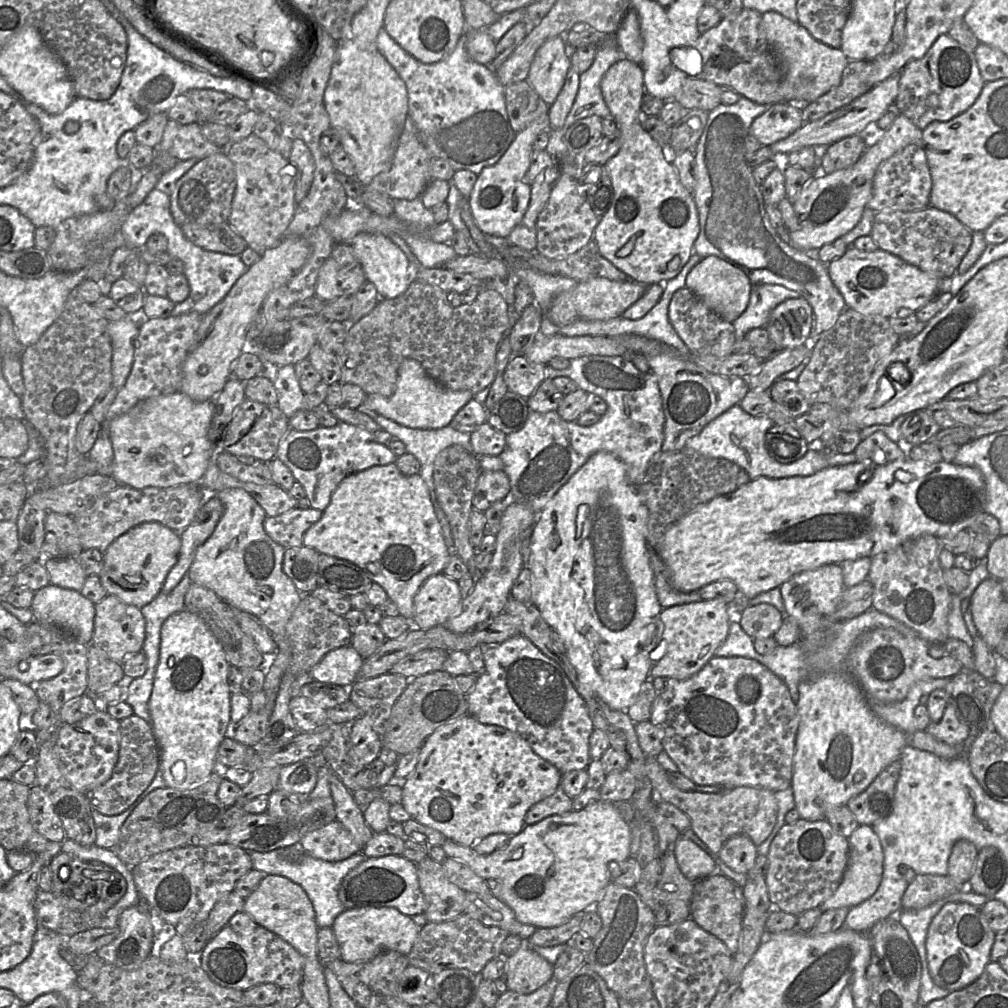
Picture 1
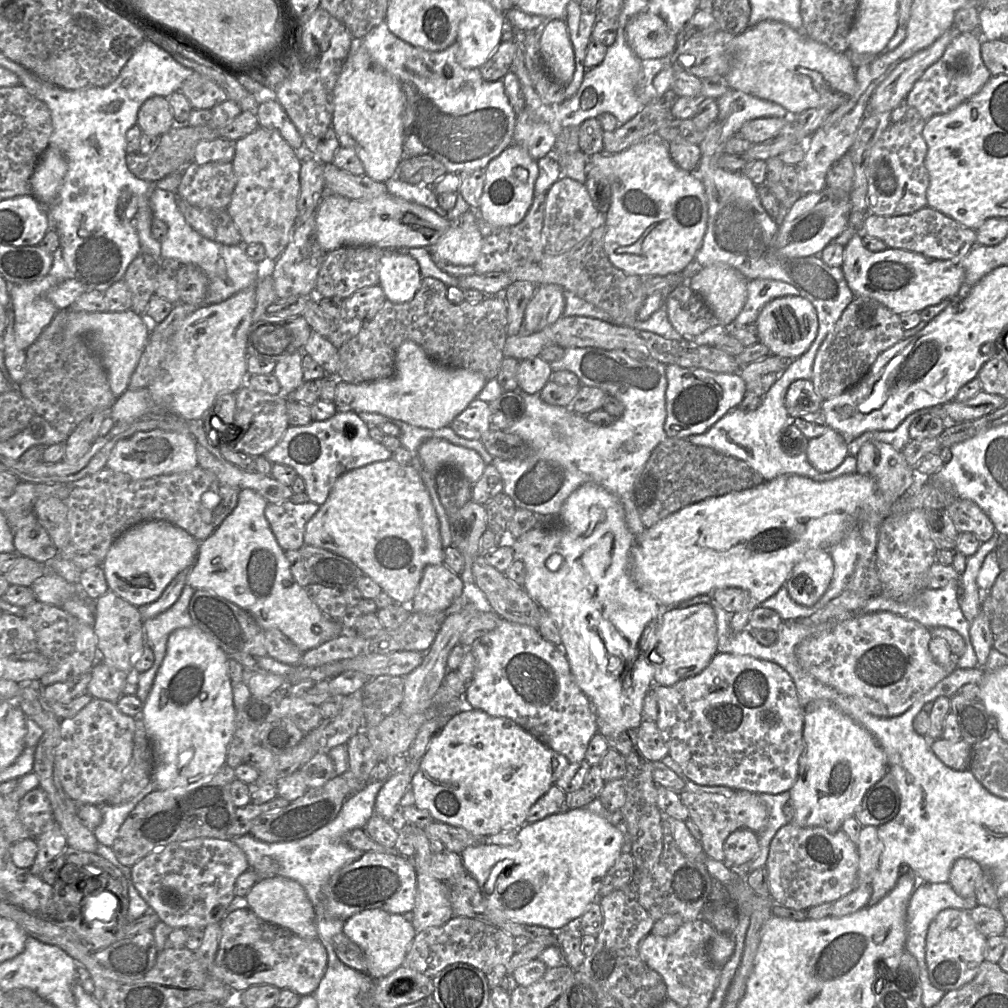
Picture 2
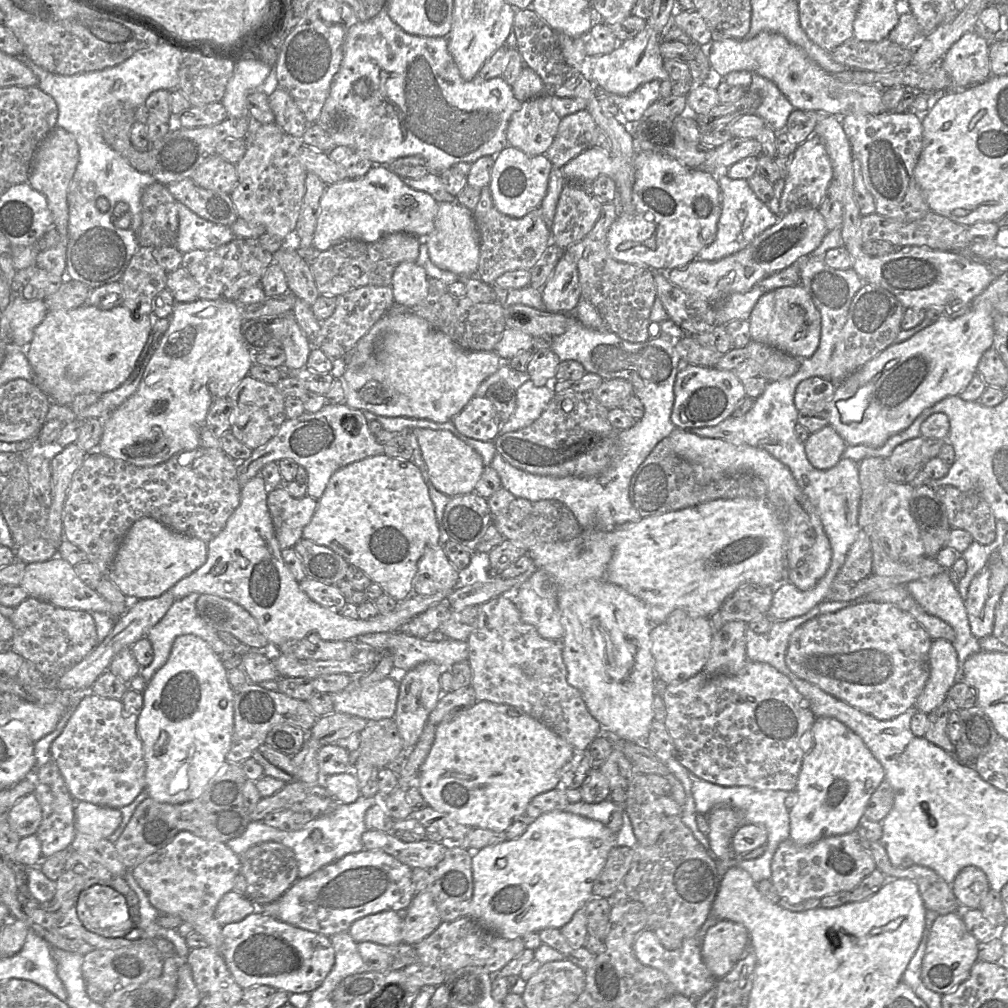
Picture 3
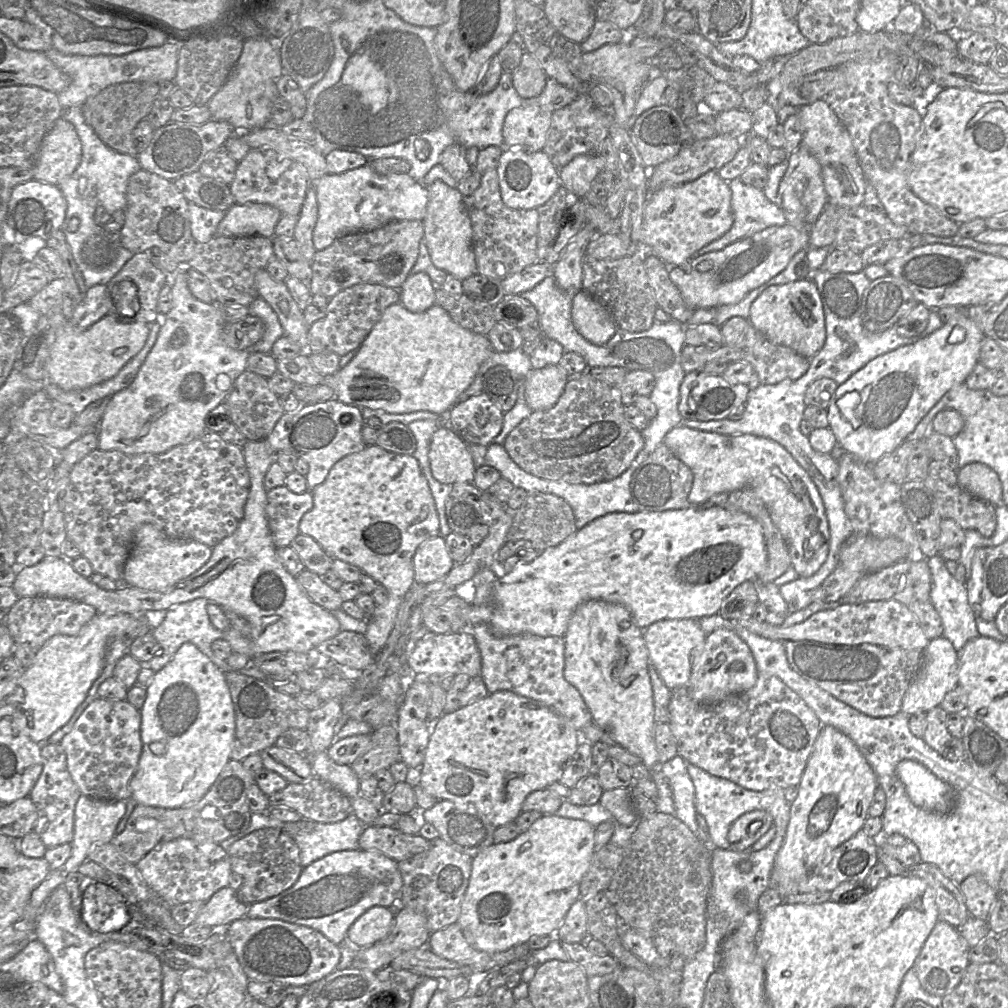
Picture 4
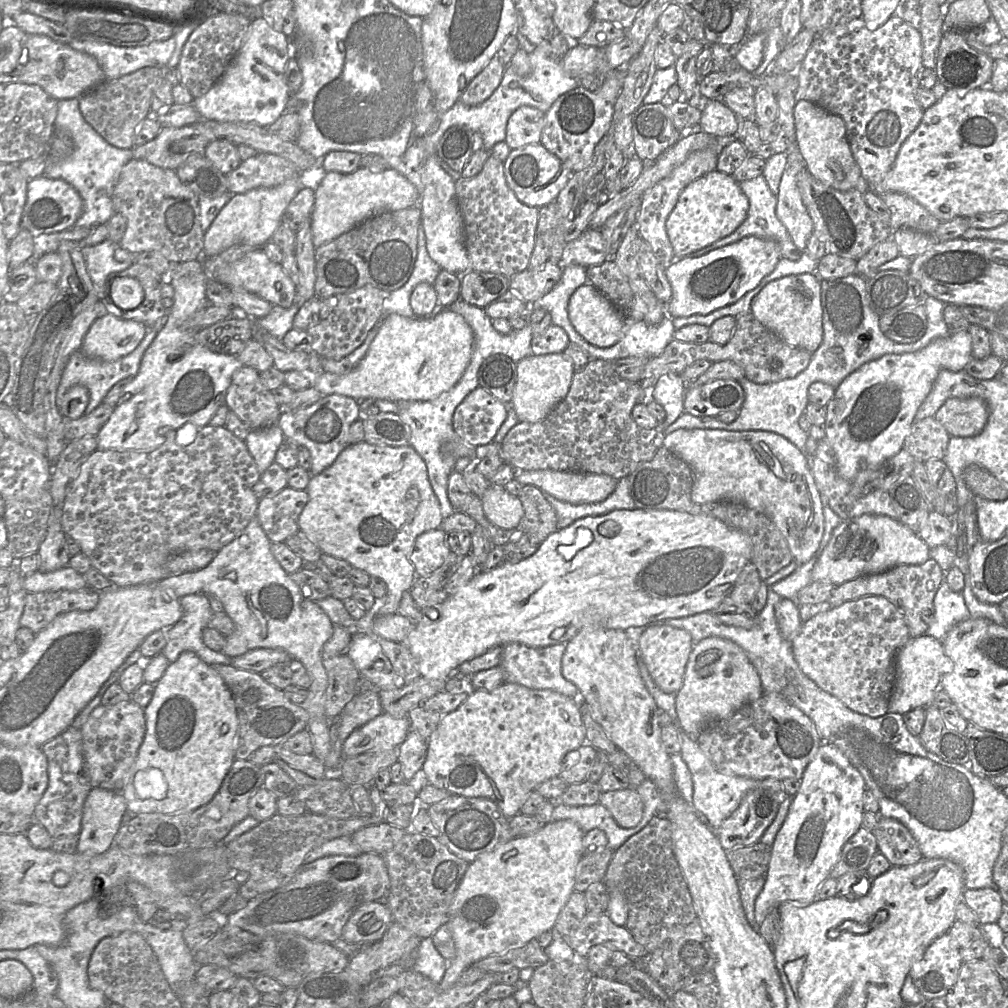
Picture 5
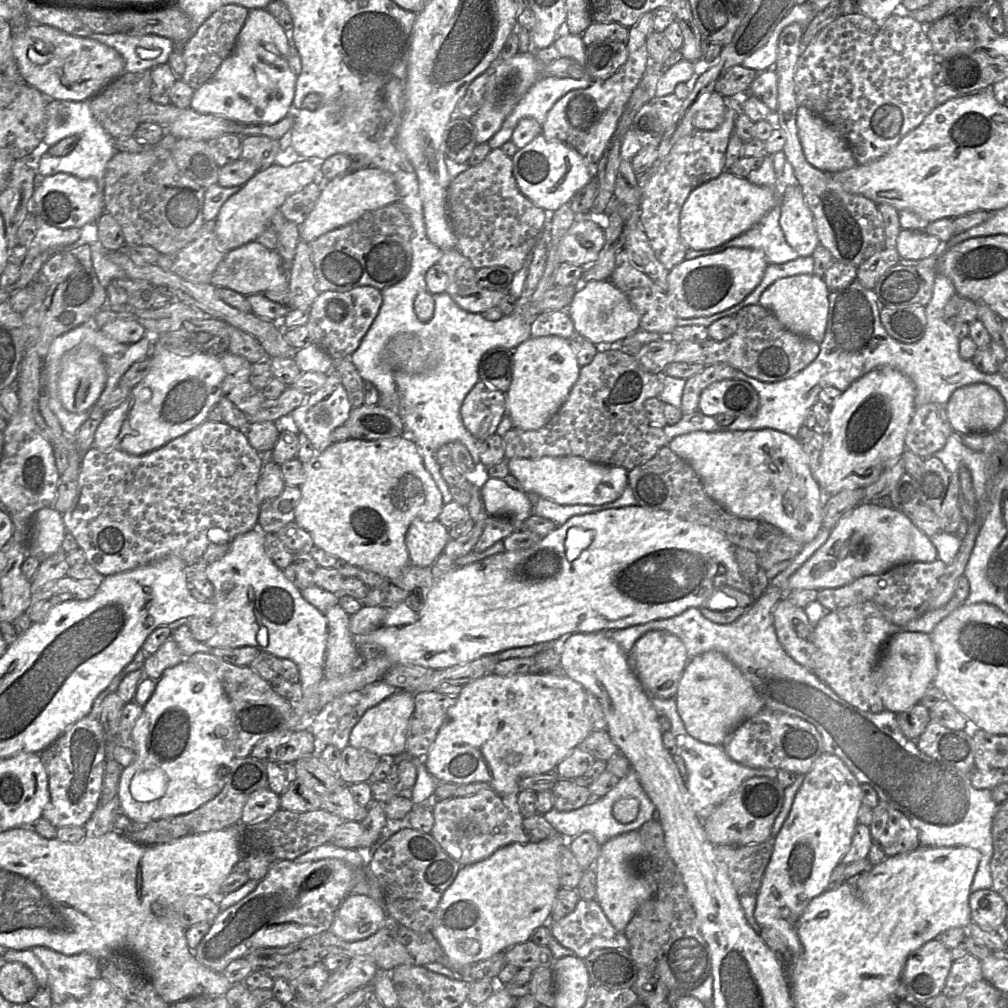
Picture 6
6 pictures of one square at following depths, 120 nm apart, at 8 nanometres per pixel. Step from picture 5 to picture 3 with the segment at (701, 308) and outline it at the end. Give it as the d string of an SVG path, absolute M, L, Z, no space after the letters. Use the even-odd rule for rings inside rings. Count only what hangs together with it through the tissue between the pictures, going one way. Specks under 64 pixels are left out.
M798 209L784 215L744 249L715 261L695 259L683 268L672 269L667 280L688 293L714 303L730 294L747 292L762 279L810 257L828 232L818 209Z

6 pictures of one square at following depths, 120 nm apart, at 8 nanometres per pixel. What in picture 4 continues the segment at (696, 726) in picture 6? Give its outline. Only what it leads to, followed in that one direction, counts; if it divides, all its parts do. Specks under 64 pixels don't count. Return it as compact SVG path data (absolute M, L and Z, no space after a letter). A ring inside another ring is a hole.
M720 628L707 634L704 645L694 654L686 687L695 701L710 705L749 690L757 677L756 663L748 645L735 632Z

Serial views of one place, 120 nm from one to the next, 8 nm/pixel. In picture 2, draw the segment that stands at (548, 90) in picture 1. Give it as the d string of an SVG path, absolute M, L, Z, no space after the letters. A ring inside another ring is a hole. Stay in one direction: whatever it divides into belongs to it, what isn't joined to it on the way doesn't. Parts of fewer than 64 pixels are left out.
M550 19L542 27L540 52L550 77L566 86L575 70L575 54L565 19Z

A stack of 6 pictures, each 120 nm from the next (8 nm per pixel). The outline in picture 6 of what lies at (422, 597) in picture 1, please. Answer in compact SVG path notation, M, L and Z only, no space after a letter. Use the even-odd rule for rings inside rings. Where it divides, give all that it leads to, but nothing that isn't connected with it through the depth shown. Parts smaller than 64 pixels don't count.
M414 519L406 534L410 564L431 567L449 540L447 528L437 519L431 522Z

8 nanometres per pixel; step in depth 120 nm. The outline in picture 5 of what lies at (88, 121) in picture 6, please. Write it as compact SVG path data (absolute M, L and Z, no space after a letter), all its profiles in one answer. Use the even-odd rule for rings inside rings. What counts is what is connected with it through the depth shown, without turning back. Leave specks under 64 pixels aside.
M79 98L59 100L56 128L66 128L72 135L75 151L66 160L50 162L44 175L52 179L62 179L72 185L83 200L83 212L75 222L75 227L97 227L105 224L114 214L112 194L123 166L133 157L131 149L121 149L105 141L94 128L88 124L79 109ZM105 190L106 195L100 195Z

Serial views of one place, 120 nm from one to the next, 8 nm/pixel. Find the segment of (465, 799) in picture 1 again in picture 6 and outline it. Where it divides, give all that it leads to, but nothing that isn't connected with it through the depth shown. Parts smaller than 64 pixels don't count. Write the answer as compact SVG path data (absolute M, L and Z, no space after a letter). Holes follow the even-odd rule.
M486 674L462 686L456 703L447 710L436 739L423 760L425 766L440 782L459 785L484 782L508 802L513 802L521 791L519 781L523 777L554 771L558 763L592 731L584 710L585 695L584 687L565 674Z

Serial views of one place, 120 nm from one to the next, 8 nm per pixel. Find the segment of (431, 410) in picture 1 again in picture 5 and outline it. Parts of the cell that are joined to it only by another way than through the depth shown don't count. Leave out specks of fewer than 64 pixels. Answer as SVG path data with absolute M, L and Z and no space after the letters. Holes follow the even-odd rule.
M443 308L430 317L405 317L396 313L386 316L365 357L347 374L319 371L312 374L311 386L322 395L339 394L357 401L365 399L399 401L430 401L450 390L462 377L472 356L474 333L464 318Z

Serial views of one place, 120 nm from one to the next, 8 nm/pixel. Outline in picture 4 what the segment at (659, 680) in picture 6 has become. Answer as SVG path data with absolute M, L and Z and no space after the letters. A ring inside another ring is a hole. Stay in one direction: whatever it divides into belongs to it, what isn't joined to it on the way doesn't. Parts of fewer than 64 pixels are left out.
M698 619L660 620L644 629L649 664L670 690L687 685L692 671L692 658L704 645L706 636Z

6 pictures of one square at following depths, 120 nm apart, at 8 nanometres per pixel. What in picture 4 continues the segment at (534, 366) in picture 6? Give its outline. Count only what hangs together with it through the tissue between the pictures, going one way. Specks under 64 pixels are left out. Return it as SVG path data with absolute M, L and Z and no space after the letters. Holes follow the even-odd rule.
M558 364L531 369L524 378L525 398L532 411L552 408L569 380L566 371Z

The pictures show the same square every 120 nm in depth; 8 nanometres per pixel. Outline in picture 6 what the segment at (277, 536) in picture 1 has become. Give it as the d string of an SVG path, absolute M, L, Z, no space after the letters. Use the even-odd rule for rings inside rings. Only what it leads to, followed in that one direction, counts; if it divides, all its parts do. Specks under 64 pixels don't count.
M285 485L281 494L259 511L258 528L264 534L274 533L295 520L295 511L301 498L300 487Z

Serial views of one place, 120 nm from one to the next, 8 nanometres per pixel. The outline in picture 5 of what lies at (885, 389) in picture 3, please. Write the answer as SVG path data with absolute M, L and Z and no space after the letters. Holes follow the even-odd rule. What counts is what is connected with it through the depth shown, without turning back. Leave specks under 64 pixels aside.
M968 330L938 338L912 353L886 354L847 376L826 405L825 438L836 455L838 474L853 481L860 473L879 469L903 448L918 409L941 370L965 370L973 358Z

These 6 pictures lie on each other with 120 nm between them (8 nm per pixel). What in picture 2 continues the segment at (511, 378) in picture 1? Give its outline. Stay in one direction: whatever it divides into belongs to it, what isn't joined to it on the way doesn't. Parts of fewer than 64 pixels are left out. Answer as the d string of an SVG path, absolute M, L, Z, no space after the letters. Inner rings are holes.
M540 356L521 360L516 375L518 389L527 394L539 394L552 374L550 363Z

